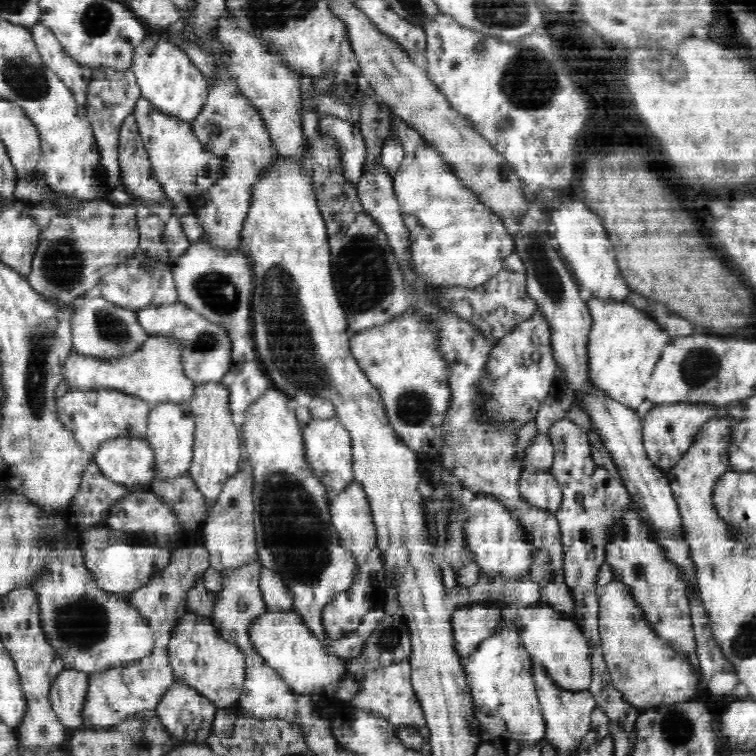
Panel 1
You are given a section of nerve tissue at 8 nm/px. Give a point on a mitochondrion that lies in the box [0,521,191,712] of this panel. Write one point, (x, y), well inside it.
(67, 619)

